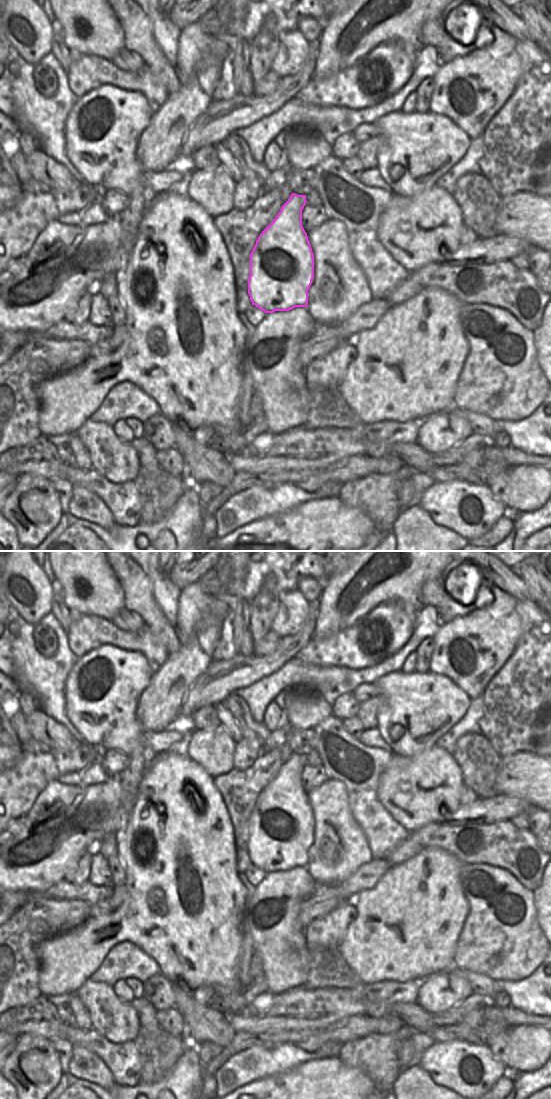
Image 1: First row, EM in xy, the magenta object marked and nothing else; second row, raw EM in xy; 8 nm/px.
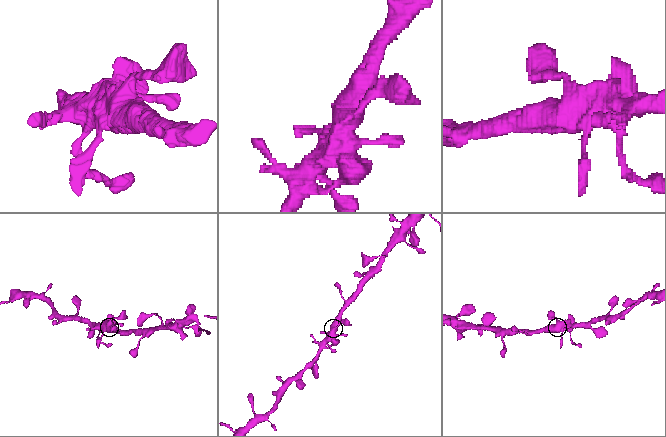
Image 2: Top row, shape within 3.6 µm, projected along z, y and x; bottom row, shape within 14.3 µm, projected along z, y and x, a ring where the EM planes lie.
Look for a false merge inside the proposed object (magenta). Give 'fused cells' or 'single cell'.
single cell

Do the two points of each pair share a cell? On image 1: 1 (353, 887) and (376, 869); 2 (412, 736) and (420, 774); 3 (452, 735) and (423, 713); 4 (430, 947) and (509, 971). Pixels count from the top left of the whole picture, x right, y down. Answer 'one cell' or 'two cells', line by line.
1: one cell
2: two cells
3: two cells
4: two cells

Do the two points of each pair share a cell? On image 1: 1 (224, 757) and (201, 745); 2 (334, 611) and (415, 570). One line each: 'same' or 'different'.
1: same
2: same

